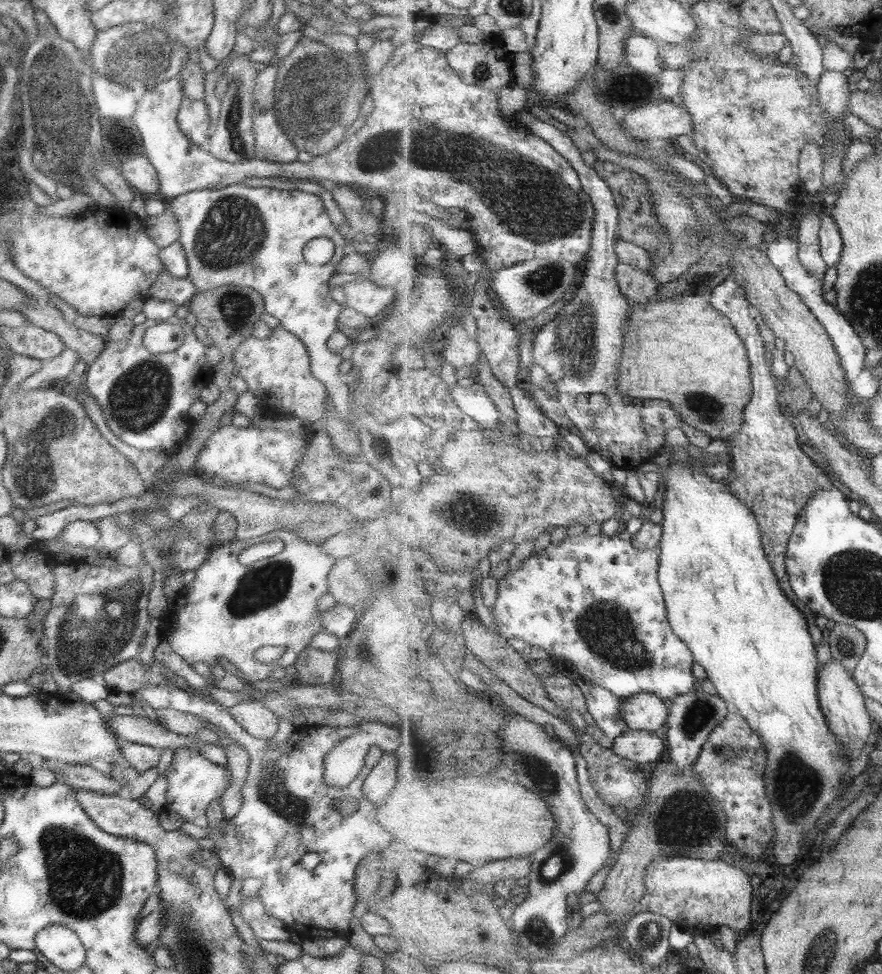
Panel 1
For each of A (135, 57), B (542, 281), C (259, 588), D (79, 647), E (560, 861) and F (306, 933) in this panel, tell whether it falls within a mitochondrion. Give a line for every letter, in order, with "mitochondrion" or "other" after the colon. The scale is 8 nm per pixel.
A: mitochondrion
B: mitochondrion
C: mitochondrion
D: mitochondrion
E: mitochondrion
F: other

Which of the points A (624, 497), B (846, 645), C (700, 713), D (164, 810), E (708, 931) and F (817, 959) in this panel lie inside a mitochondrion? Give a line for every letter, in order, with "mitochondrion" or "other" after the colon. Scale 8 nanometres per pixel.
A: other
B: mitochondrion
C: mitochondrion
D: other
E: other
F: mitochondrion

